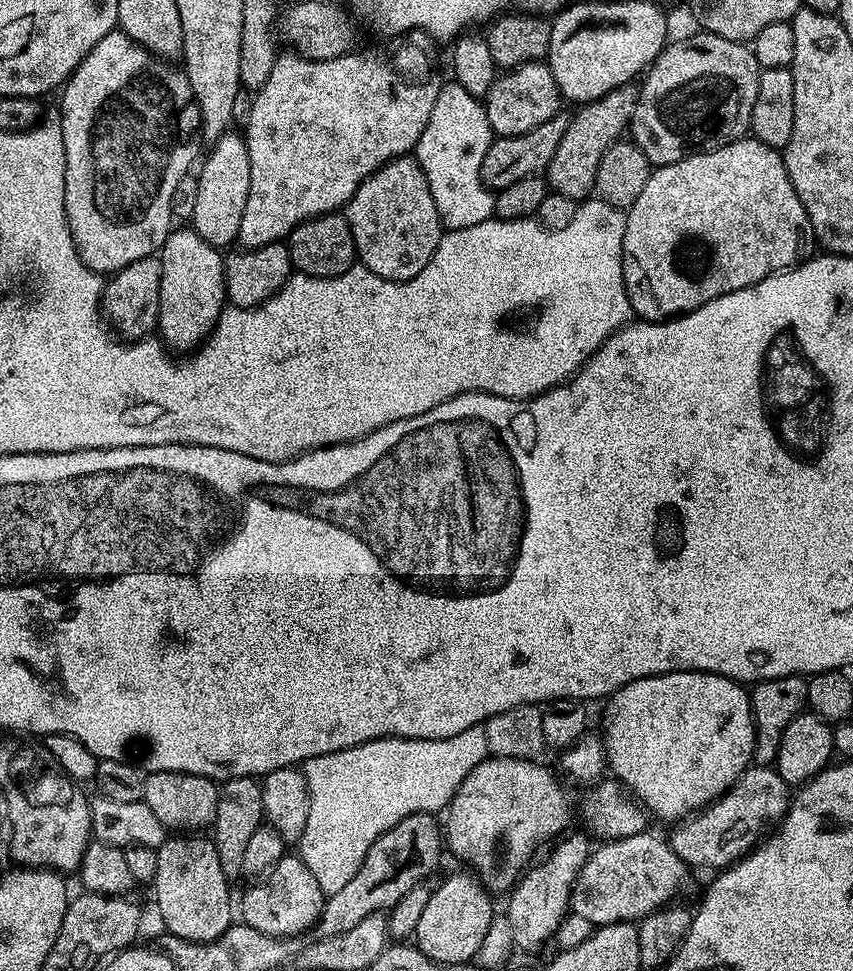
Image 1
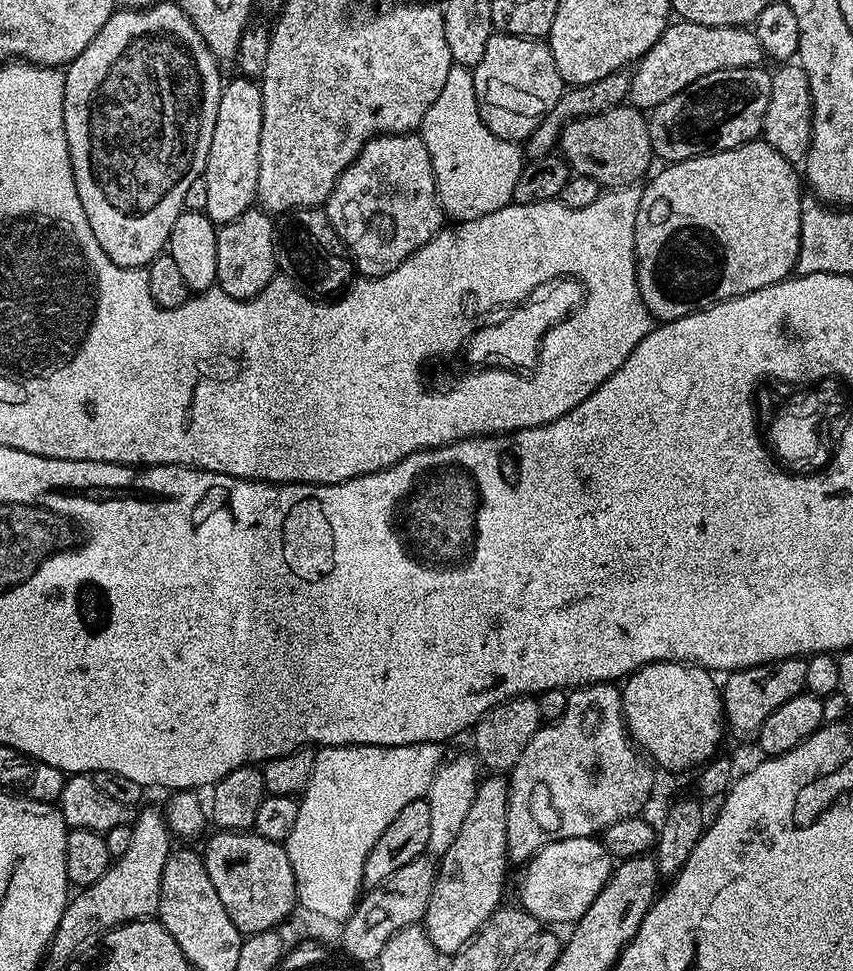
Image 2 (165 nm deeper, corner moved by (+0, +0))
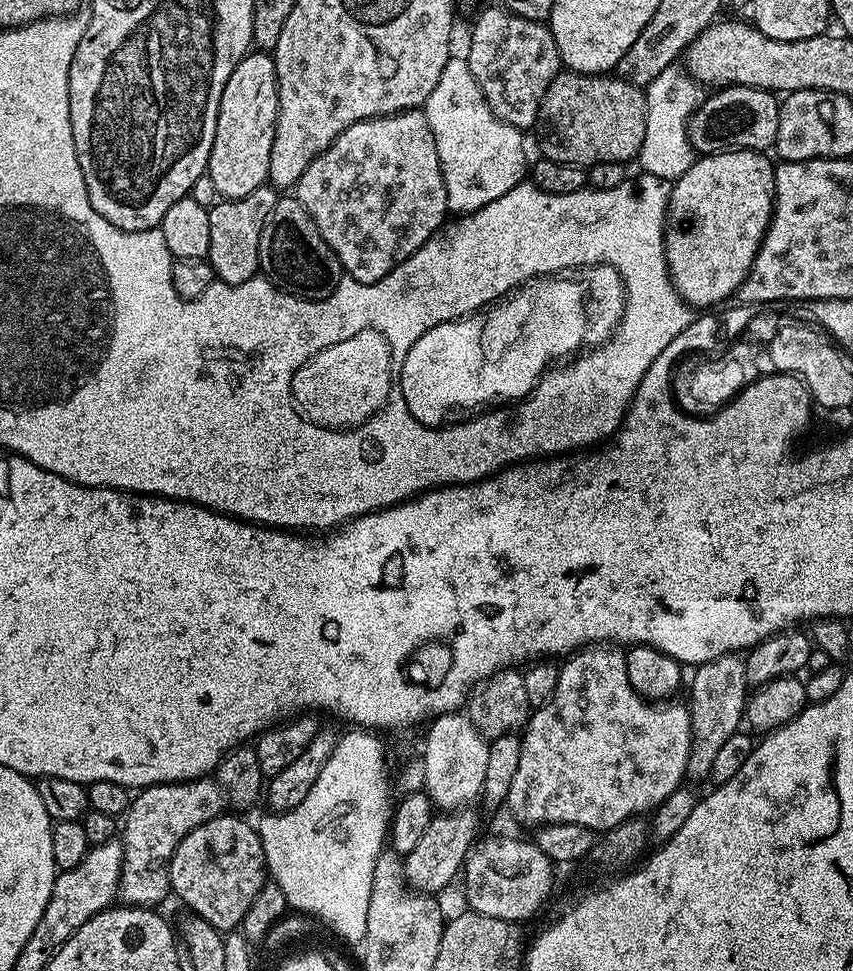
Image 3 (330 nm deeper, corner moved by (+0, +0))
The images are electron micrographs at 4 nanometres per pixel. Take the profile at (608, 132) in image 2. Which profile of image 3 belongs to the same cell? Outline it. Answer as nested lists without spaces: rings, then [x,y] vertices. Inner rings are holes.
[[[562,70],[550,82],[540,103],[538,118],[534,125],[536,140],[540,143],[539,155],[546,160],[587,166],[598,162],[635,161],[640,155],[642,138],[646,138],[645,89],[621,80],[615,74],[591,76],[581,72]]]

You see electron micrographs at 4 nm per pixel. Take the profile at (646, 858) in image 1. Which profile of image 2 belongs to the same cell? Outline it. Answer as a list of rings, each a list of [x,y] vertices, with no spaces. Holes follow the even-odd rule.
[[[575,836],[550,842],[523,865],[520,876],[519,907],[541,925],[567,924],[580,920],[606,886],[614,869],[614,857],[599,839]]]

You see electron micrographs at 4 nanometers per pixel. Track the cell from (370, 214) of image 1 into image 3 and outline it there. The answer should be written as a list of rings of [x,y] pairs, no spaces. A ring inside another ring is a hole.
[[[420,110],[396,112],[393,116],[375,116],[372,120],[359,120],[354,122],[354,126],[342,130],[342,134],[338,134],[338,138],[334,138],[332,145],[322,154],[318,154],[318,158],[314,158],[314,162],[310,162],[310,166],[306,166],[302,178],[298,178],[298,182],[294,186],[294,195],[296,201],[306,210],[306,214],[310,214],[314,226],[318,226],[318,234],[322,234],[326,246],[330,246],[330,250],[334,250],[341,269],[351,279],[363,284],[378,282],[383,276],[390,274],[390,270],[394,270],[402,262],[406,262],[406,258],[410,258],[410,254],[417,252],[445,224],[446,217],[449,215],[446,182],[442,178],[442,166],[438,162],[438,146],[434,146],[434,130],[430,130],[430,122],[426,122],[423,111]]]

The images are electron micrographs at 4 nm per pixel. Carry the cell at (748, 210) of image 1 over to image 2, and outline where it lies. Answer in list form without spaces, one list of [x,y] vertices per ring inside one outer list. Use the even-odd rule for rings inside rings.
[[[757,138],[730,150],[677,160],[654,176],[643,185],[634,226],[636,281],[649,316],[660,322],[677,320],[793,275],[796,251],[800,248],[802,176],[797,165],[782,158],[782,154],[763,139]]]

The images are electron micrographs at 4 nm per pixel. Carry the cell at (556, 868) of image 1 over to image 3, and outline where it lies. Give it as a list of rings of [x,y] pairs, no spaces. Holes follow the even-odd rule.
[[[589,646],[582,648],[571,653],[563,663],[559,665],[558,690],[554,690],[554,698],[550,698],[550,702],[546,702],[541,708],[535,709],[522,729],[520,736],[522,754],[518,754],[518,770],[514,770],[514,778],[510,782],[506,808],[509,808],[522,823],[532,824],[531,826],[600,820],[601,829],[604,830],[618,826],[623,820],[639,817],[647,808],[647,812],[655,810],[686,780],[686,762],[690,758],[690,742],[692,741],[692,713],[689,705],[679,704],[679,699],[676,698],[653,702],[639,696],[634,686],[630,686],[630,678],[626,674],[624,652],[619,647]]]

